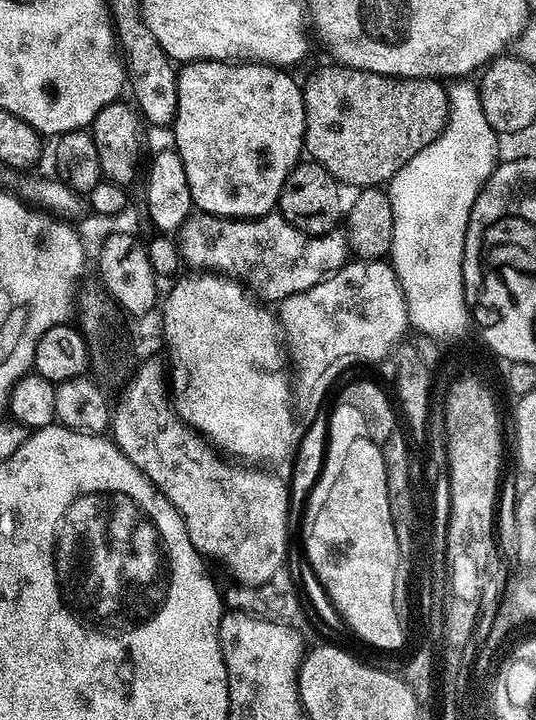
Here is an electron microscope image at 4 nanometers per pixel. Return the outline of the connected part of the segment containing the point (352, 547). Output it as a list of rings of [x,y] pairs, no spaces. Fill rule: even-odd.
[[[343,402],[337,404],[336,415],[328,416],[328,449],[324,455],[324,468],[304,506],[304,556],[308,559],[305,561],[322,582],[332,605],[340,612],[341,621],[352,627],[350,632],[353,637],[368,636],[368,640],[372,640],[371,645],[384,644],[384,648],[396,648],[402,635],[400,624],[396,624],[396,612],[392,612],[399,550],[390,514],[384,453],[381,445],[366,434],[362,414],[358,414],[354,406]]]

